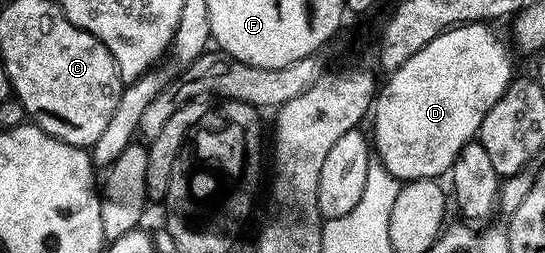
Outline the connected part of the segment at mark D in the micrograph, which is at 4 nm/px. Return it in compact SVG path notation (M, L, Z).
M485 22L458 24L455 28L448 28L446 32L439 34L439 38L427 42L423 50L411 54L411 58L407 58L403 66L388 73L389 81L380 85L371 109L371 144L376 159L377 156L381 159L378 160L380 167L386 168L397 180L406 182L444 177L453 167L455 158L459 158L459 150L474 143L487 110L491 110L491 106L495 106L495 102L503 98L507 86L515 78L514 53L508 43L505 45L501 41L500 34L493 28L496 27Z

